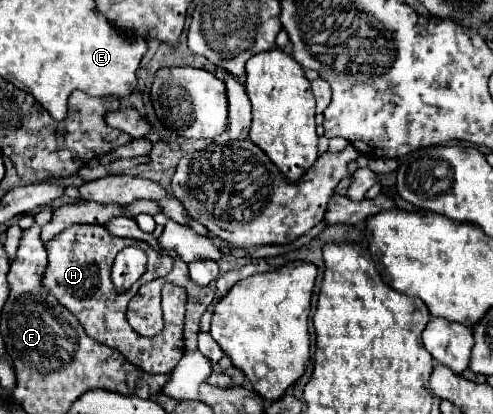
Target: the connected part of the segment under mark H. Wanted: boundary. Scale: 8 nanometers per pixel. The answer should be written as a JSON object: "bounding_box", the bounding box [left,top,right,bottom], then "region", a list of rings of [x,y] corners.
{"bounding_box":[42,224,186,374],"region":[[[76,224],[66,228],[62,234],[52,238],[46,244],[48,250],[48,264],[42,274],[42,286],[56,296],[56,300],[70,310],[80,324],[84,326],[86,334],[90,338],[96,338],[96,342],[106,344],[110,348],[116,348],[120,354],[126,356],[128,362],[142,368],[148,374],[170,374],[174,366],[184,356],[184,340],[182,340],[182,328],[184,328],[184,312],[186,312],[186,290],[174,284],[162,286],[162,312],[164,312],[164,330],[154,338],[144,338],[132,330],[132,326],[126,320],[126,306],[130,298],[138,292],[138,288],[150,280],[162,278],[172,270],[172,260],[166,256],[156,256],[156,252],[148,252],[148,268],[142,274],[142,278],[128,290],[128,292],[116,292],[110,272],[112,262],[116,254],[132,244],[140,244],[142,240],[136,238],[116,238],[112,236],[104,226],[98,224]]]}

